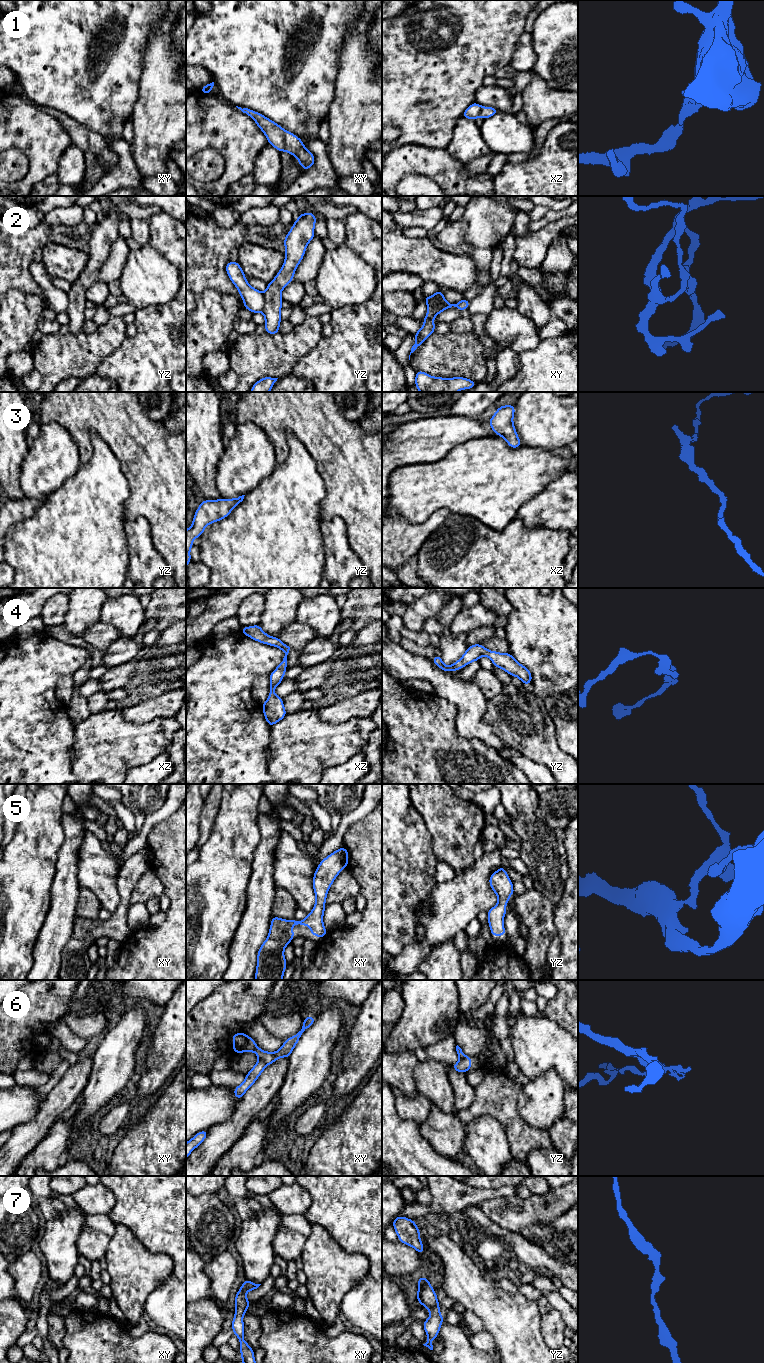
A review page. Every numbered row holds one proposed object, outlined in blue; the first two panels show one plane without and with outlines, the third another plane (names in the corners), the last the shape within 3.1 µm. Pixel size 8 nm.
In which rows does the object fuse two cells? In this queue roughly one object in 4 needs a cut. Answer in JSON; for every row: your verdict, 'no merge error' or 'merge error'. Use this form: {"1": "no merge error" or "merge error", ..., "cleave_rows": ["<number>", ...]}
{"1": "no merge error", "2": "merge error", "3": "no merge error", "4": "no merge error", "5": "no merge error", "6": "merge error", "7": "no merge error", "cleave_rows": ["2", "6"]}

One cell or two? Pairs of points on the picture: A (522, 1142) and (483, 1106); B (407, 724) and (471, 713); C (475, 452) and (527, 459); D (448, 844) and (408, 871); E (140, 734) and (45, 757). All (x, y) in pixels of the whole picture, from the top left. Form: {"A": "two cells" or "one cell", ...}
{"A": "one cell", "B": "two cells", "C": "one cell", "D": "two cells", "E": "two cells"}

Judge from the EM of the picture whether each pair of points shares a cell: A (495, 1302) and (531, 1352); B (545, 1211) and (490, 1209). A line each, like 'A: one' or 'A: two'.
A: one
B: one

